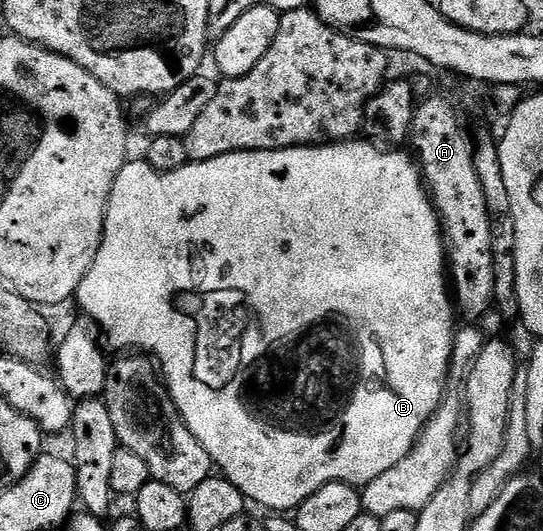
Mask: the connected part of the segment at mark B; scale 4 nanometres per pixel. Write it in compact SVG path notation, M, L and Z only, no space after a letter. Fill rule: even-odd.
M364 137L345 139L343 141L325 141L310 147L287 147L273 151L235 151L226 153L222 157L214 157L210 161L201 163L188 162L182 169L173 171L156 171L146 161L140 163L125 162L120 171L120 178L114 181L110 209L104 218L104 240L98 249L98 257L94 257L94 265L78 285L74 296L74 303L81 307L83 314L91 319L93 324L102 332L103 338L108 338L109 348L117 347L120 353L135 349L140 353L147 353L158 364L162 378L168 391L172 394L174 405L180 411L180 417L185 425L198 437L206 453L212 458L213 464L222 470L223 478L228 479L244 495L245 500L261 503L269 507L272 513L292 513L300 506L306 497L310 497L322 485L343 481L353 485L367 485L374 477L386 473L386 469L394 469L398 461L405 459L412 451L420 431L427 423L428 418L440 407L440 401L448 385L448 369L452 366L456 340L456 319L458 312L454 306L454 295L450 290L450 275L446 270L446 240L436 213L436 204L430 198L430 192L421 175L419 166L411 154L404 149L381 149L376 143ZM248 335L252 335L252 356L244 363L248 355Z

